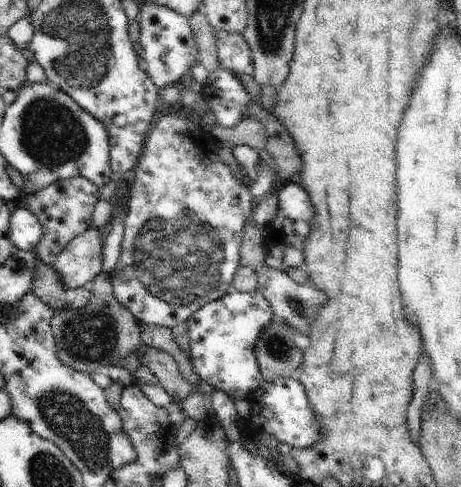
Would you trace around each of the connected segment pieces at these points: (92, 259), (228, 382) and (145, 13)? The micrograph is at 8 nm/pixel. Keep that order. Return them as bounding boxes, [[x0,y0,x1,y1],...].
[[51,228,106,291],[187,290,275,400],[138,1,199,89]]

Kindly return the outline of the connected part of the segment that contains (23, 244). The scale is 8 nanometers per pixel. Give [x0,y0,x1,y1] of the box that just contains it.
[10,203,43,252]

